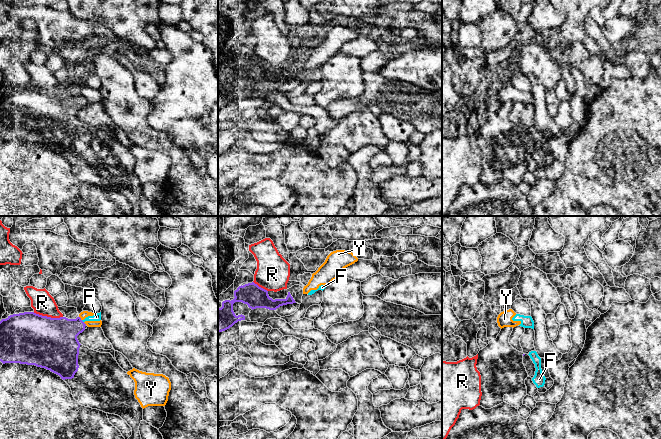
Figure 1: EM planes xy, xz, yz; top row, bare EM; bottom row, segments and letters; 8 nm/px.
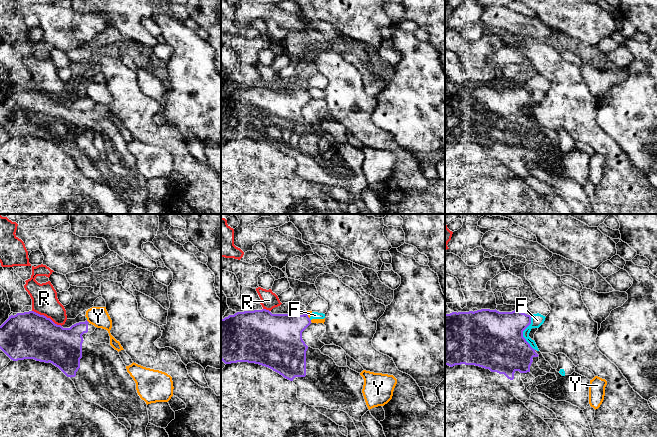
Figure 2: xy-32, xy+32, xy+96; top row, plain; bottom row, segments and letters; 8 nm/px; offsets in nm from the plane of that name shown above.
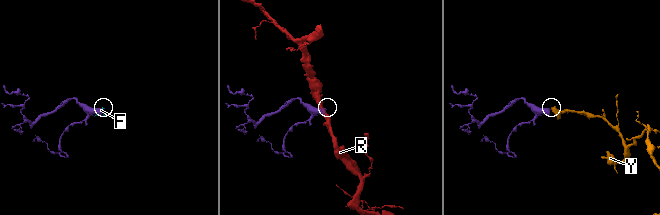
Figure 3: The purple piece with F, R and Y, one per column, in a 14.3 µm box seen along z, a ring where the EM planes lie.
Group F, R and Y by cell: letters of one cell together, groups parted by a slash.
F Y / R

